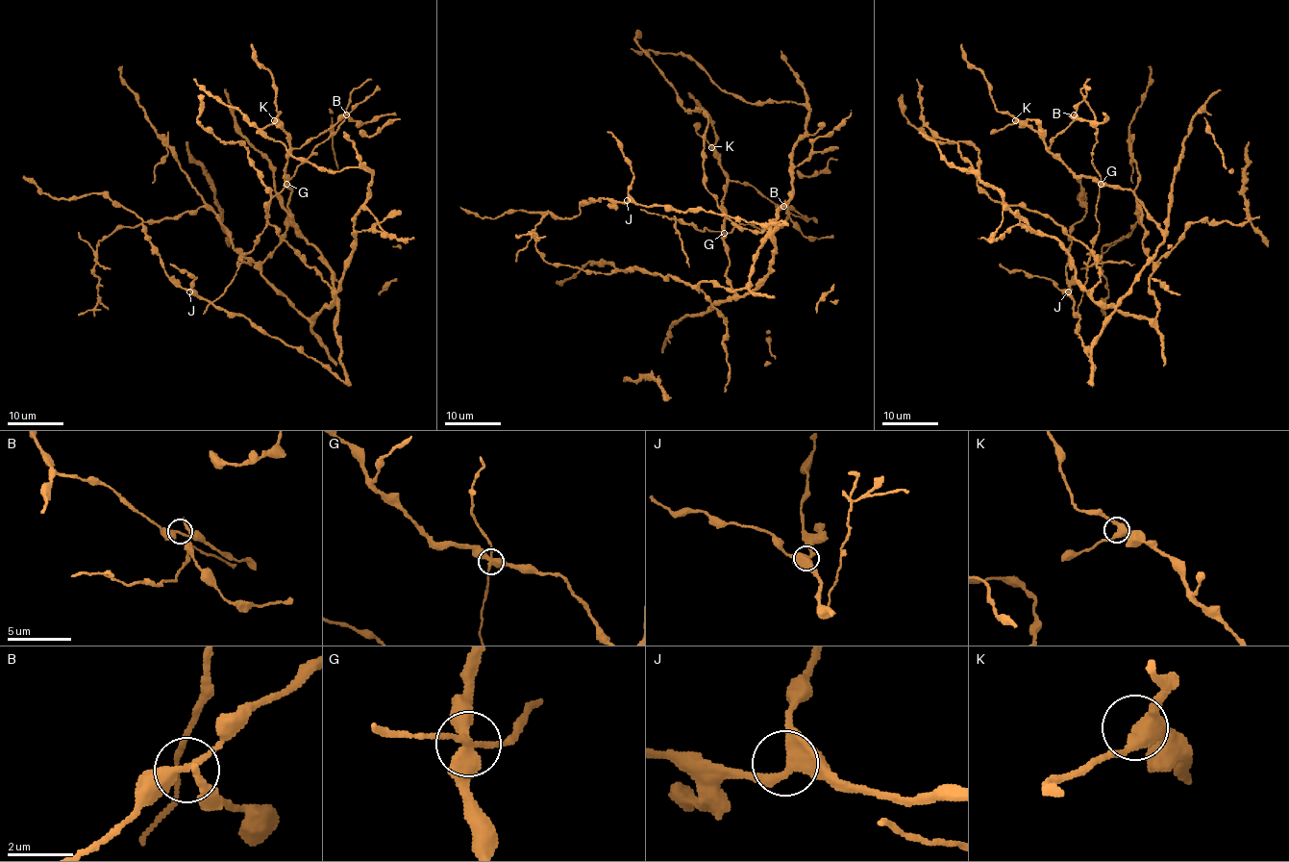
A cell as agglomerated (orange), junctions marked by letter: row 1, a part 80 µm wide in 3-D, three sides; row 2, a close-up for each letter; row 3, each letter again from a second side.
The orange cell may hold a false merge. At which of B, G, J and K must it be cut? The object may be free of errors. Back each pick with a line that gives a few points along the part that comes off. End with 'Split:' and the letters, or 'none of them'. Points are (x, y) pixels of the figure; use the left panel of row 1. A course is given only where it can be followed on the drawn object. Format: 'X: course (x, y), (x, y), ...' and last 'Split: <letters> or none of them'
G: course (286, 183), (272, 198), (266, 227), (253, 249), (242, 256), (235, 278), (204, 314)
Split: G

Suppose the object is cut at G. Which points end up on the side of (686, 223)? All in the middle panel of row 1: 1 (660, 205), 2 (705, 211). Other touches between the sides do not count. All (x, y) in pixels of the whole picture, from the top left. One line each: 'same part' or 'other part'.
1: other part
2: other part

